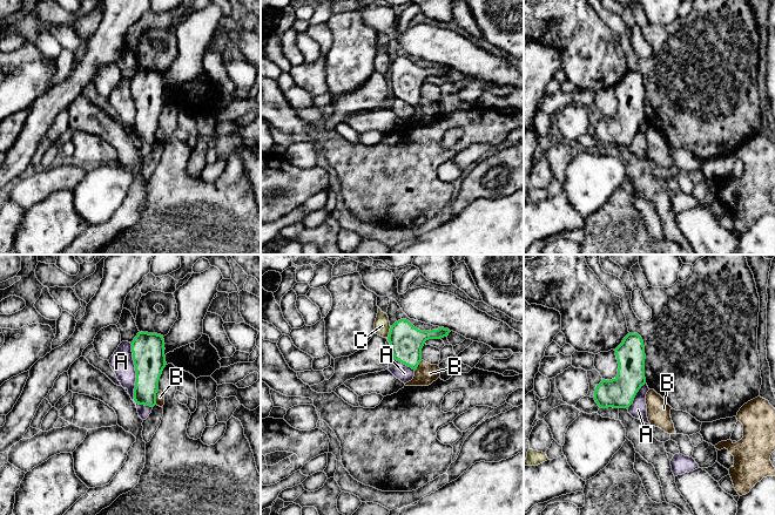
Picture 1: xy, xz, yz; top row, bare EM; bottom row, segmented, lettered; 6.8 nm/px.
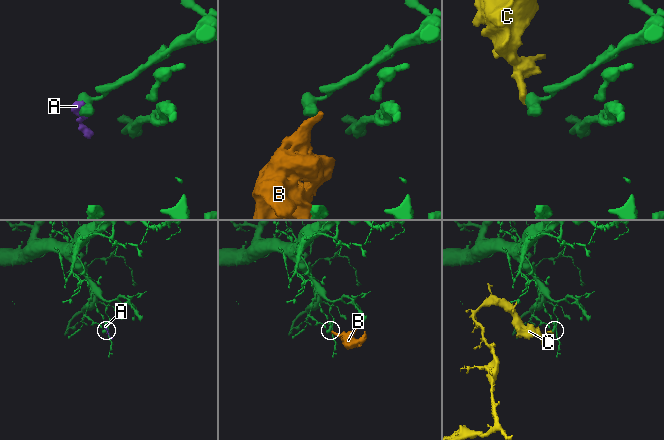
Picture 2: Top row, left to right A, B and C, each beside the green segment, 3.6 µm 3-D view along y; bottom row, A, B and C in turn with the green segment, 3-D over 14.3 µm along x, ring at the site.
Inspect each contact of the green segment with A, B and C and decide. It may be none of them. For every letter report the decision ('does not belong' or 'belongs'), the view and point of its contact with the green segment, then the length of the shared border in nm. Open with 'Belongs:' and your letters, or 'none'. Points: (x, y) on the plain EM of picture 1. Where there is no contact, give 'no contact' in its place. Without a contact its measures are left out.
Belongs: none
A: does not belong | xy (136, 117) | 480 nm
B: does not belong | xy (155, 135) | 100 nm
C: does not belong | xz (389, 69) | 90 nm

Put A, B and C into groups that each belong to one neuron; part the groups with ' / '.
A C / B

